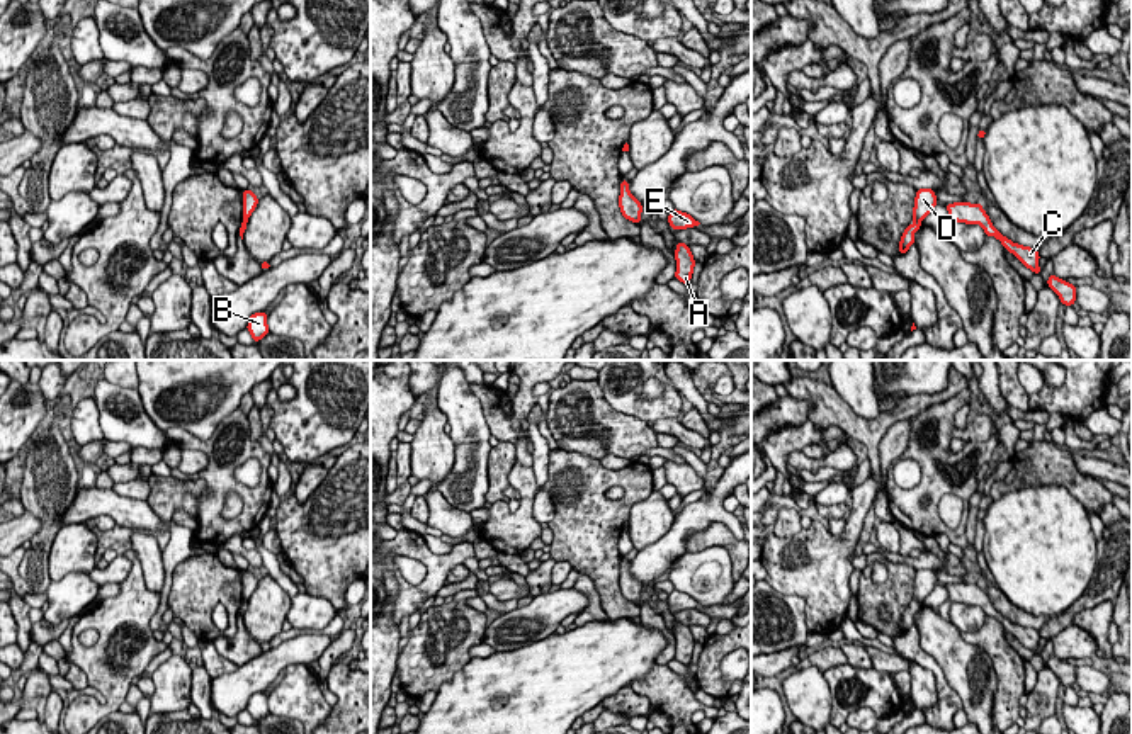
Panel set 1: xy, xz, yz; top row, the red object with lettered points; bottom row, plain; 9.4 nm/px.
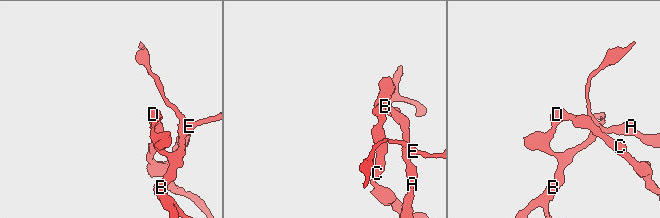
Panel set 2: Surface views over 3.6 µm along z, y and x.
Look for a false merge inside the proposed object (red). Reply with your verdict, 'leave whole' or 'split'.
split

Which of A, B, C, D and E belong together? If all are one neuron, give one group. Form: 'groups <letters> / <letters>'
groups A B E / C D

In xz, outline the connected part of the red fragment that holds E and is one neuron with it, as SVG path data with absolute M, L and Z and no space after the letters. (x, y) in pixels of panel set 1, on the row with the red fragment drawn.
M673 209L670 214L668 214L668 224L671 226L671 229L678 231L678 229L687 229L687 228L695 228L699 226L700 223L695 221L690 214L687 212L682 212L678 209Z

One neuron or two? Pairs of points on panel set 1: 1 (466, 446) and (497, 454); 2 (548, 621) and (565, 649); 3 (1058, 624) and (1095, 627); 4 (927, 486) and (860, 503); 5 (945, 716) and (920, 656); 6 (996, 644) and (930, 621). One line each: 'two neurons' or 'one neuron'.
1: two neurons
2: two neurons
3: two neurons
4: two neurons
5: one neuron
6: two neurons

